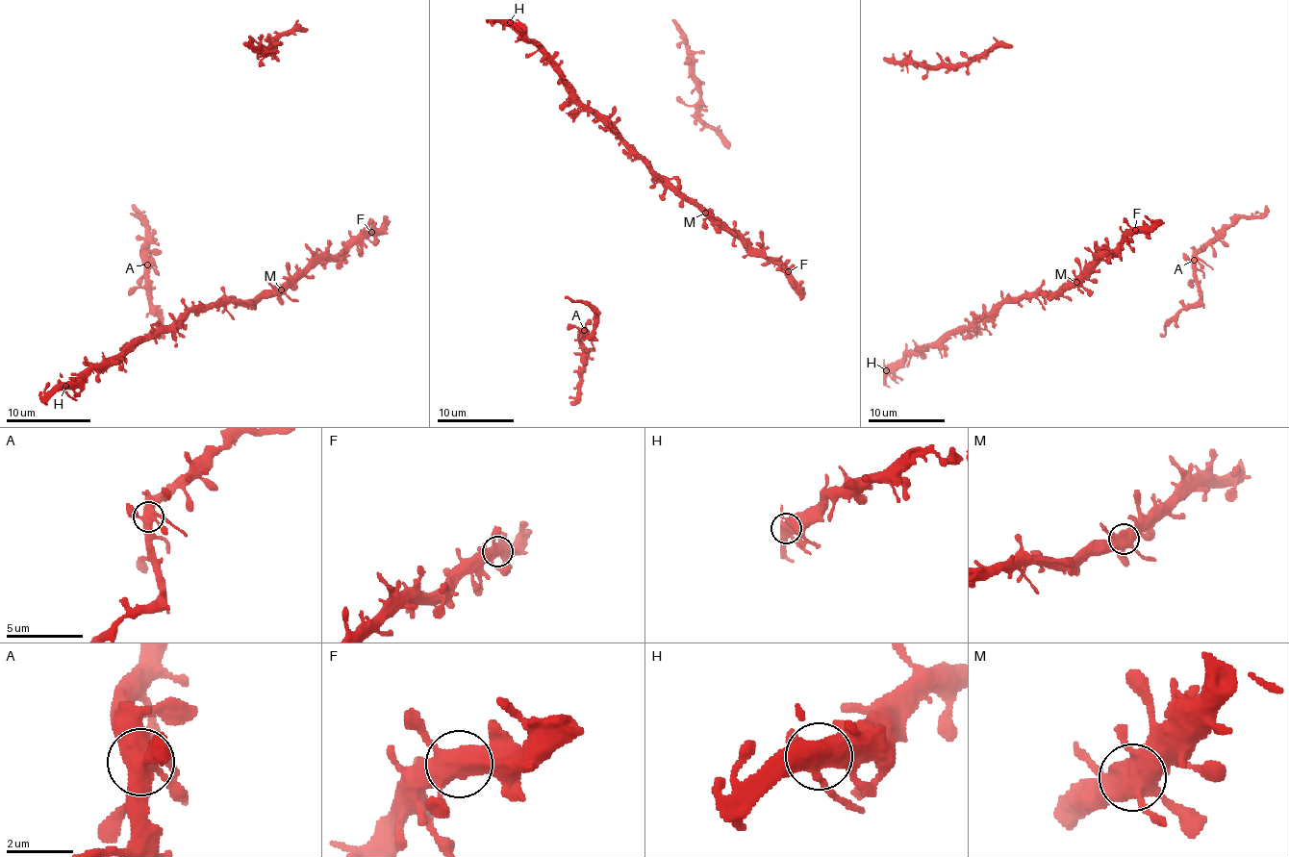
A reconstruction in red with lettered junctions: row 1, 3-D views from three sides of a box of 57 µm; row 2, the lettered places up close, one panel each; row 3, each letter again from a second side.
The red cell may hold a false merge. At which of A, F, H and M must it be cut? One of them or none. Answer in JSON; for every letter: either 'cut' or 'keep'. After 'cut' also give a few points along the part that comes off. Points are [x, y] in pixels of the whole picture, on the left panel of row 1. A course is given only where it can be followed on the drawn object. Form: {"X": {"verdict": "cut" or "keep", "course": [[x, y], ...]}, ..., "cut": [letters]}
{"A": {"verdict": "keep"}, "F": {"verdict": "keep"}, "H": {"verdict": "keep"}, "M": {"verdict": "keep"}, "cut": []}

